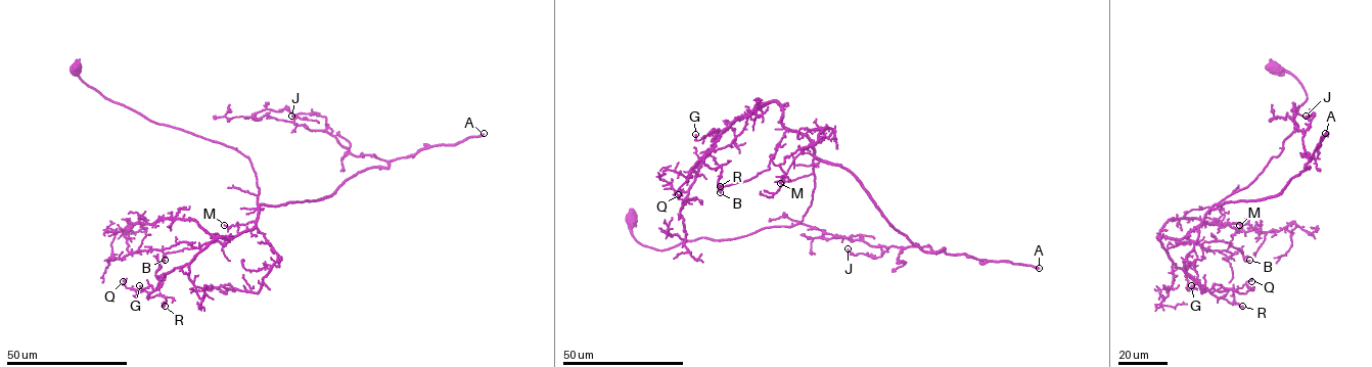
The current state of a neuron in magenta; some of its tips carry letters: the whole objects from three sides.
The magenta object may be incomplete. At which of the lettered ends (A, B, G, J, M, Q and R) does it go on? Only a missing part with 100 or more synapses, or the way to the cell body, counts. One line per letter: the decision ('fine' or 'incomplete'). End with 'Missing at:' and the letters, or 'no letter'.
A: incomplete
B: fine
G: fine
J: fine
M: fine
Q: fine
R: fine
Missing at: A

